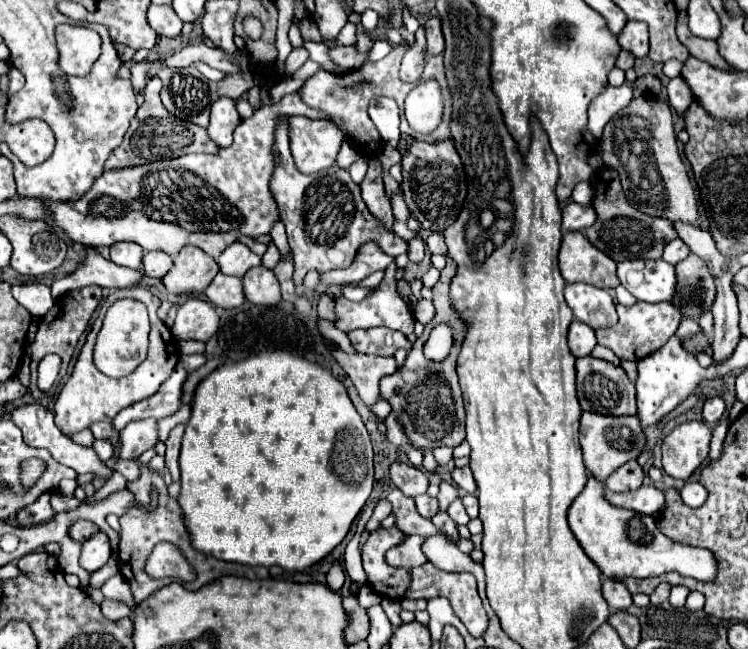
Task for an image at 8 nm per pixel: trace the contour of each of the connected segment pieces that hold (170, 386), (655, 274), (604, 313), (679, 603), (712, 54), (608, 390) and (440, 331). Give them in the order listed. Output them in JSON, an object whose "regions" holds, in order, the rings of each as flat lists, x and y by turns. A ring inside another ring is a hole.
{"regions":[[[178,366,154,396,140,400,138,404,132,404,130,408,118,412,118,416,112,422,114,430,122,430,132,420,142,420,142,418,160,420,172,416,180,408,180,390,184,380,186,380,186,372]],[[634,260,618,264,622,286,642,302,670,302,676,292,676,270,660,260]],[[582,282,568,284,564,290,566,302,574,312,574,318,588,324,590,328,610,328,618,324,614,302,606,290,586,286]],[[684,586,672,587,669,596,670,603,674,606,674,608,683,607,689,592,690,591]],[[680,10,678,12,676,34,678,34,678,40,688,48,688,52,690,52,694,58,706,60,710,66,720,68,720,70,726,70,726,72,732,70,730,64,726,64,726,62,722,60,722,56,718,54,718,44,716,44,716,42,696,38,696,36,690,32,686,10]],[[592,356,576,360,576,390,582,410,604,416,632,416,636,414,636,390,620,366,614,366]],[[438,324,432,330,432,334,430,334,430,338,428,338,426,346,424,346,424,354,426,354,426,358,430,362,442,362,448,356,450,346,452,346,450,328,446,324]]]}

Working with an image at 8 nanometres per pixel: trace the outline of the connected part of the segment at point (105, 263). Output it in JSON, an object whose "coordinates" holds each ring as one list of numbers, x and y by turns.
{"coordinates":[[84,248,84,258,78,268,64,278,54,280,52,284,52,298,64,296,74,288,84,286,100,286,100,288,126,288,138,284,142,278,142,270,130,270,112,264,110,260,102,258,96,248]]}

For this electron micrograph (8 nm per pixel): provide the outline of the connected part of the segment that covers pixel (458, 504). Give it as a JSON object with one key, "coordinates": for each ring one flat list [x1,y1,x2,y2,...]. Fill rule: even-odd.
{"coordinates":[[458,498,458,500,454,500,454,502,450,504,448,514,450,514,450,518,452,518,456,524,466,526,466,524,470,522,470,516,466,514,466,510,464,510,464,506,462,506,462,500,460,500,460,498]]}

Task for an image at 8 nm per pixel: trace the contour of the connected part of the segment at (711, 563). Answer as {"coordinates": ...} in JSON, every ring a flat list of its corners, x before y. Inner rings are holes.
{"coordinates":[[588,478,584,490,578,494,568,510,568,524,580,542,586,556,600,568,604,578,656,578,666,572,678,572,682,576,696,578,700,582,712,582,718,572,716,556,706,548,694,548,690,544,678,544,664,536,652,516,638,514,624,508,614,508,604,500,604,484,596,478],[634,556,648,556,638,560],[664,558,664,560,662,560],[678,560,678,562,670,562]]}

